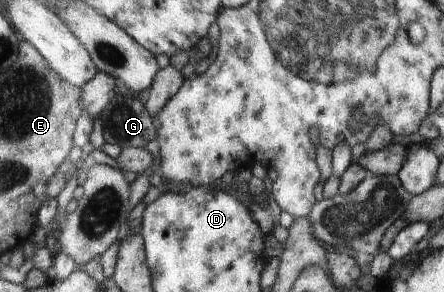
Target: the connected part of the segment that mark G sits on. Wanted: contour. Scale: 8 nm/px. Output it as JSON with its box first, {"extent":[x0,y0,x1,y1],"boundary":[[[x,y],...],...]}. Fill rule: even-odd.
{"extent":[101,95,158,150],"boundary":[[[118,95],[101,116],[105,124],[105,138],[123,150],[130,147],[147,147],[152,140],[158,140],[154,116],[135,96]]]}

